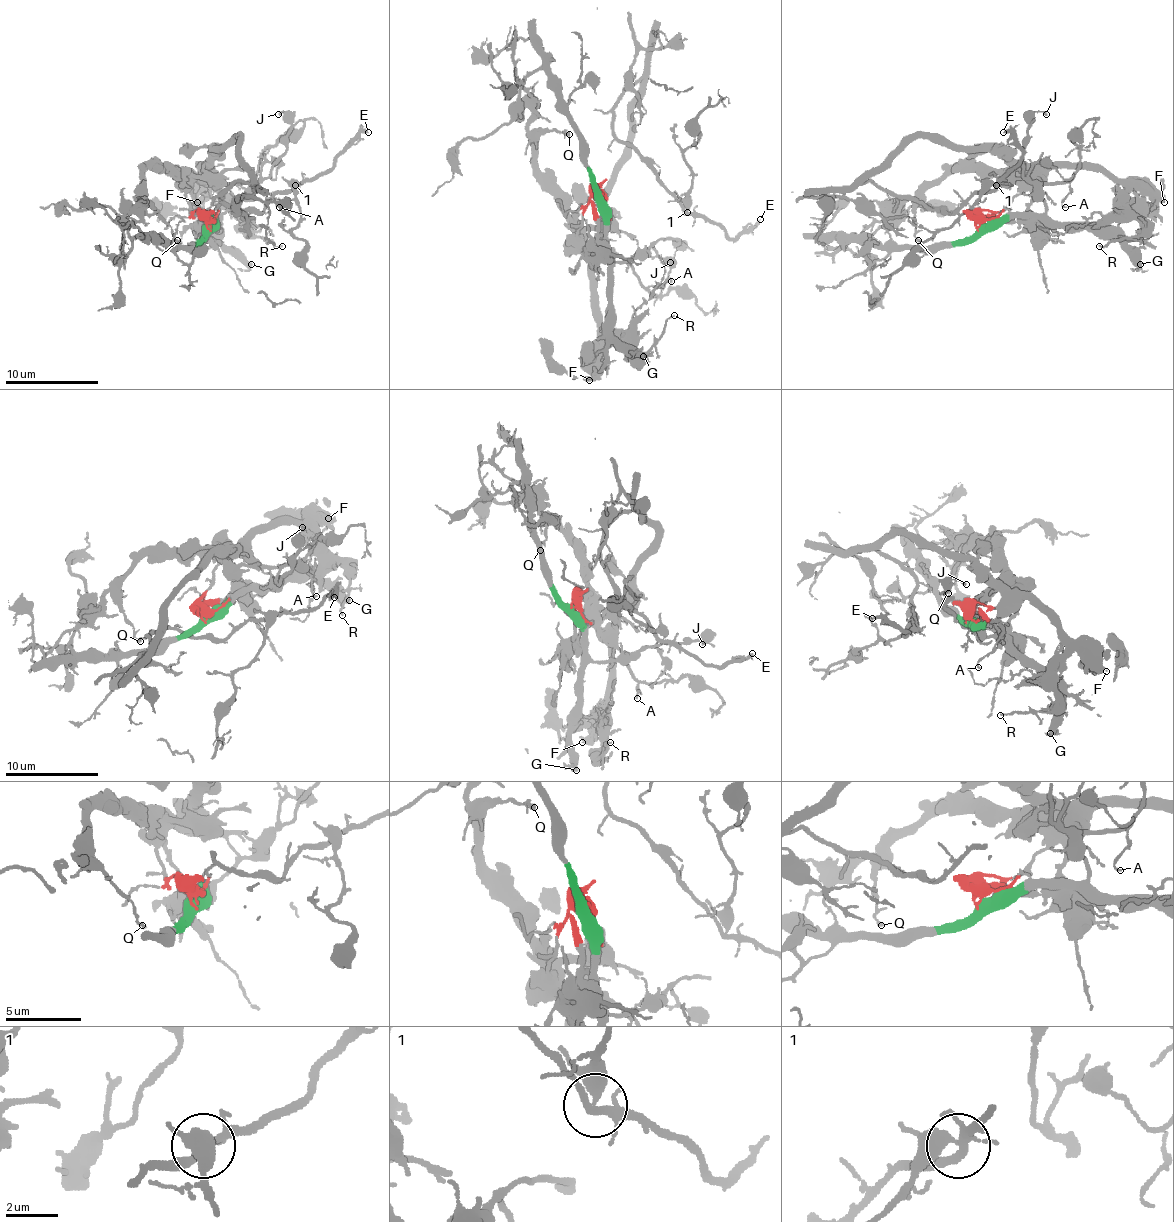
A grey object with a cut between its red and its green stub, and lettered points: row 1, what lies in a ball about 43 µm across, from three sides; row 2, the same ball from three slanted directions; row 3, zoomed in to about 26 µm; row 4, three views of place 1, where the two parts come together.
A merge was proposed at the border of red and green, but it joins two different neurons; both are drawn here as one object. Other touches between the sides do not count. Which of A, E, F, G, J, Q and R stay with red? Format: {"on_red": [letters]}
{"on_red": ["A", "E", "F", "Q", "R"]}

